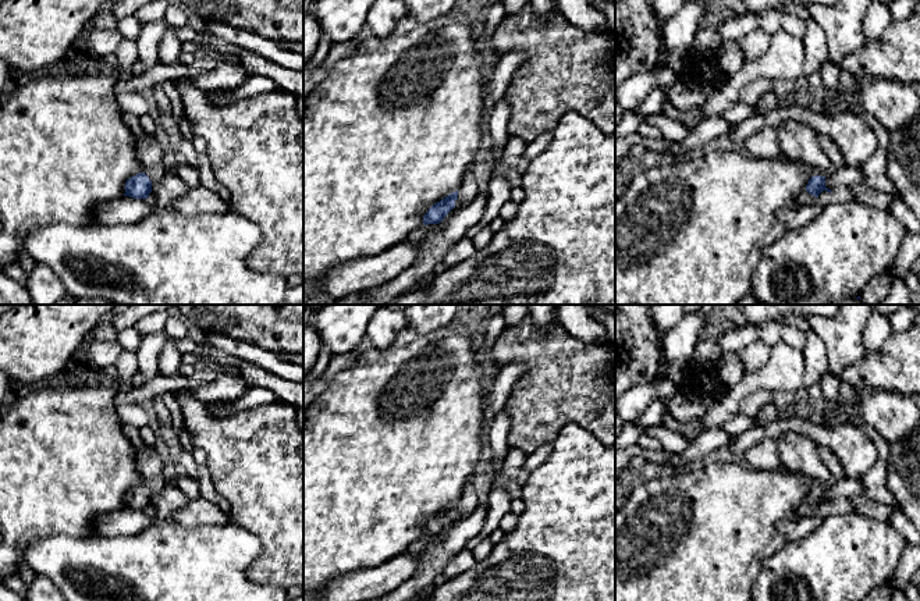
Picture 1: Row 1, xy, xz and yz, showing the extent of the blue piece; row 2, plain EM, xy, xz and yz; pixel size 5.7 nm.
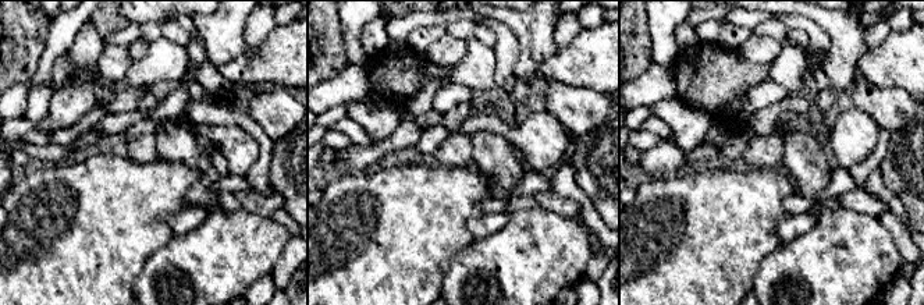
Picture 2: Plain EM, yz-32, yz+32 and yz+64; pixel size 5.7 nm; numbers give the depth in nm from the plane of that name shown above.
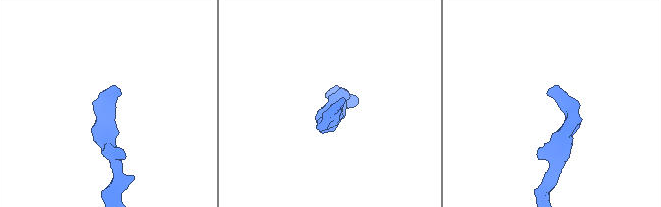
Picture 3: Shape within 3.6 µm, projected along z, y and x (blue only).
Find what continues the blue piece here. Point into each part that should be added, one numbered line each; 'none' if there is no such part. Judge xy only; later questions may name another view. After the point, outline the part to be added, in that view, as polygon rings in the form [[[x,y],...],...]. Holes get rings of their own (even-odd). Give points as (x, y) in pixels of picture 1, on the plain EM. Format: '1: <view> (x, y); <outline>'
1: xy (149, 465); [[[143,445],[141,449],[136,448],[136,470],[142,477],[152,495],[159,495],[164,486],[166,479],[163,474],[163,462],[154,448],[154,445]]]

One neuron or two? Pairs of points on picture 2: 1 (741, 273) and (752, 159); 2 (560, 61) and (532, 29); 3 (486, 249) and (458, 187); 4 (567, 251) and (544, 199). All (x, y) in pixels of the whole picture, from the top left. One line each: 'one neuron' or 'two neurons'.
1: two neurons
2: two neurons
3: two neurons
4: two neurons

